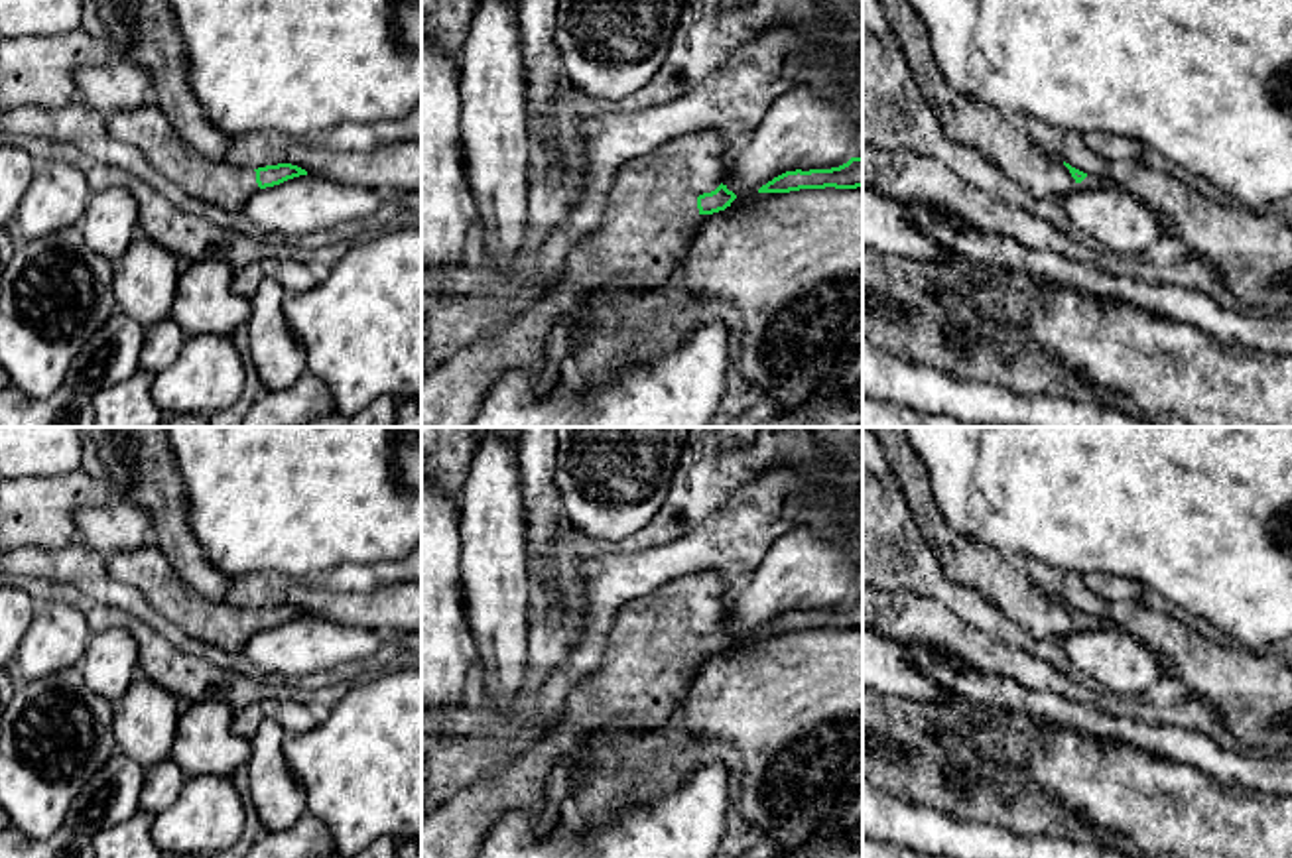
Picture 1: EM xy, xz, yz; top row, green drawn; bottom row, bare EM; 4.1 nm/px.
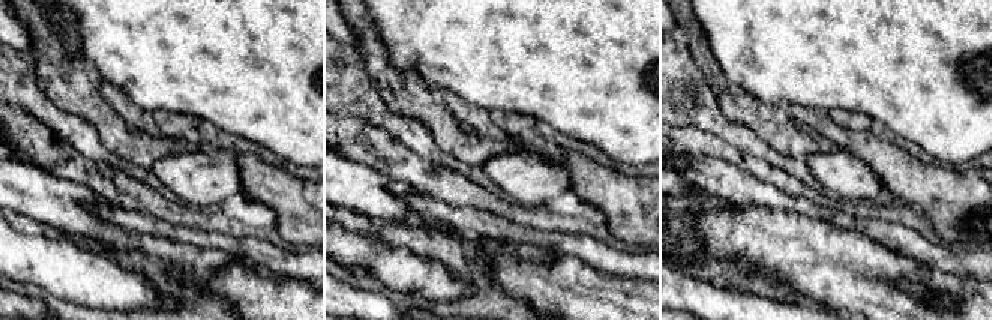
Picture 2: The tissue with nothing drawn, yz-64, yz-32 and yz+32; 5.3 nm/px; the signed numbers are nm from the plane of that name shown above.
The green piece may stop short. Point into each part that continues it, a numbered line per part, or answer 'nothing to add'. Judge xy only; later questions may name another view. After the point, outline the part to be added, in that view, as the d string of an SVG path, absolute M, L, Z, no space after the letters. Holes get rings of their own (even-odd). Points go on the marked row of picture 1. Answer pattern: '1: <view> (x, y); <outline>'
1: xy (227, 185); M154 102L106 116L106 128L118 142L134 146L165 179L213 207L240 211L260 189L254 169L195 152Z

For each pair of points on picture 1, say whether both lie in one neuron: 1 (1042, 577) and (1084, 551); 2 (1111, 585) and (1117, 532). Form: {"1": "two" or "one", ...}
{"1": "two", "2": "two"}

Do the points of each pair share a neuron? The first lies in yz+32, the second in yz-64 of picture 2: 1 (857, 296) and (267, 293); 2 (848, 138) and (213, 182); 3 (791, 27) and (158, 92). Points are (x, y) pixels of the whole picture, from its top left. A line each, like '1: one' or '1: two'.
1: one
2: two
3: one

